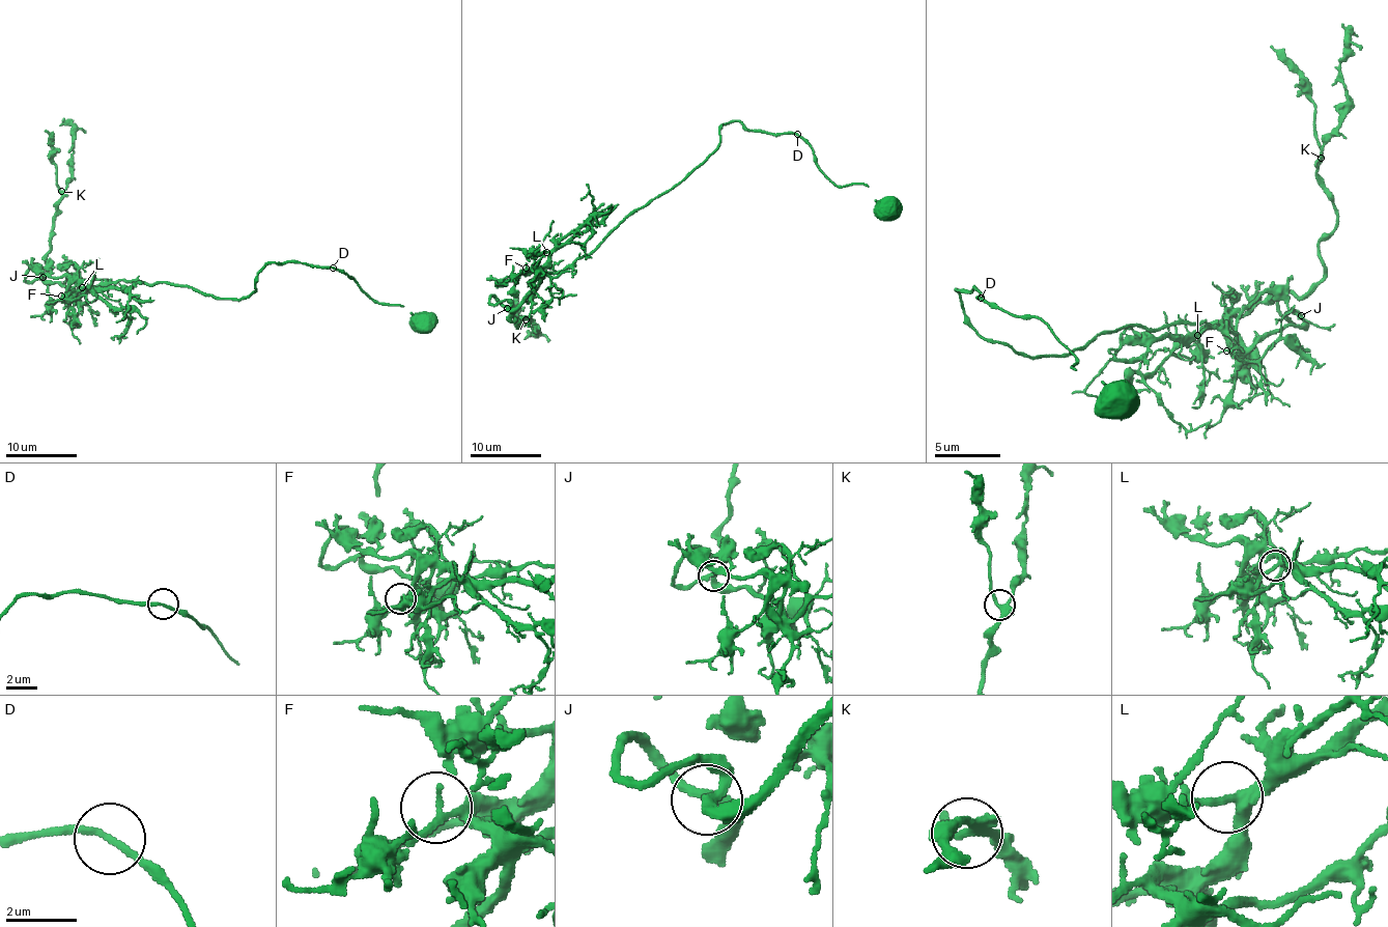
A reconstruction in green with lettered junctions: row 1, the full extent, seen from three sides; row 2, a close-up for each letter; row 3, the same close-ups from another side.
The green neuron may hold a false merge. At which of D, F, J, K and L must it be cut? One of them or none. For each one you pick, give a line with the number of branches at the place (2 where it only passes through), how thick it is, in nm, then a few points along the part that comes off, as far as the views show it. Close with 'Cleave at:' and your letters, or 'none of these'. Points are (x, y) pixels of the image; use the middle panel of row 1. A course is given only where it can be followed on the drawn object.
Cleave at: none of these

